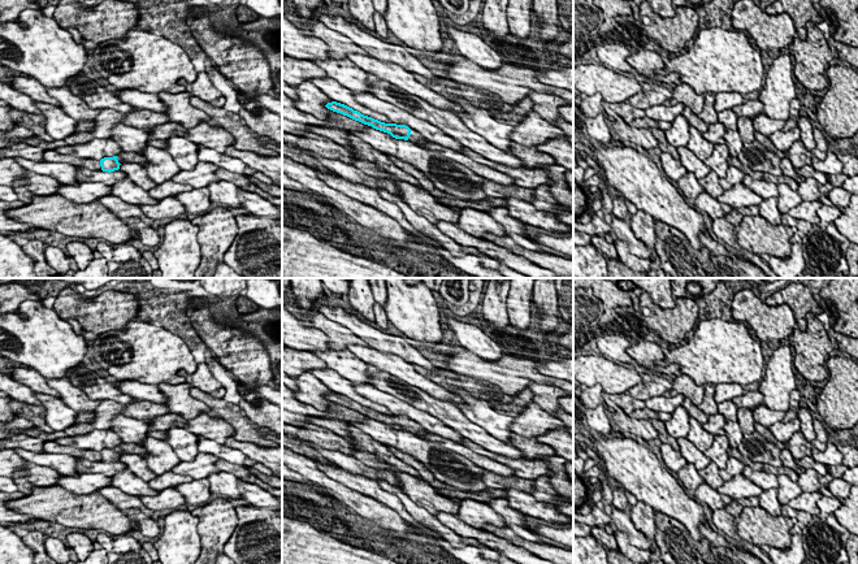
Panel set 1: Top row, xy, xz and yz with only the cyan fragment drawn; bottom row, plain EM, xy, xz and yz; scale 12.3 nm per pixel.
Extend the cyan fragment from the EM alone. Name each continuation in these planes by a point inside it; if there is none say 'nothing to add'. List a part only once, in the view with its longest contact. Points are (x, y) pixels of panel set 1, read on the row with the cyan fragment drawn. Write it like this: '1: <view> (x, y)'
1: xz (416, 138)

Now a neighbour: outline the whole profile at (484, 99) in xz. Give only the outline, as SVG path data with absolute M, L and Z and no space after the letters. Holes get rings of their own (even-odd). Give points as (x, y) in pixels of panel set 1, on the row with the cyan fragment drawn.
M413 74L416 81L425 84L437 94L448 100L463 97L472 105L493 113L507 113L512 110L512 105L504 103L497 94L488 90L477 88L468 84L458 83L452 79L439 78L429 79L419 74Z

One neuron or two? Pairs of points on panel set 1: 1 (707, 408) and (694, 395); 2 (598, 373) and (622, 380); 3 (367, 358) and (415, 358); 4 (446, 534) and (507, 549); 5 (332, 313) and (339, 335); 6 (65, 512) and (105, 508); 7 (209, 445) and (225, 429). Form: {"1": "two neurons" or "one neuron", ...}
{"1": "two neurons", "2": "one neuron", "3": "two neurons", "4": "two neurons", "5": "two neurons", "6": "one neuron", "7": "two neurons"}

